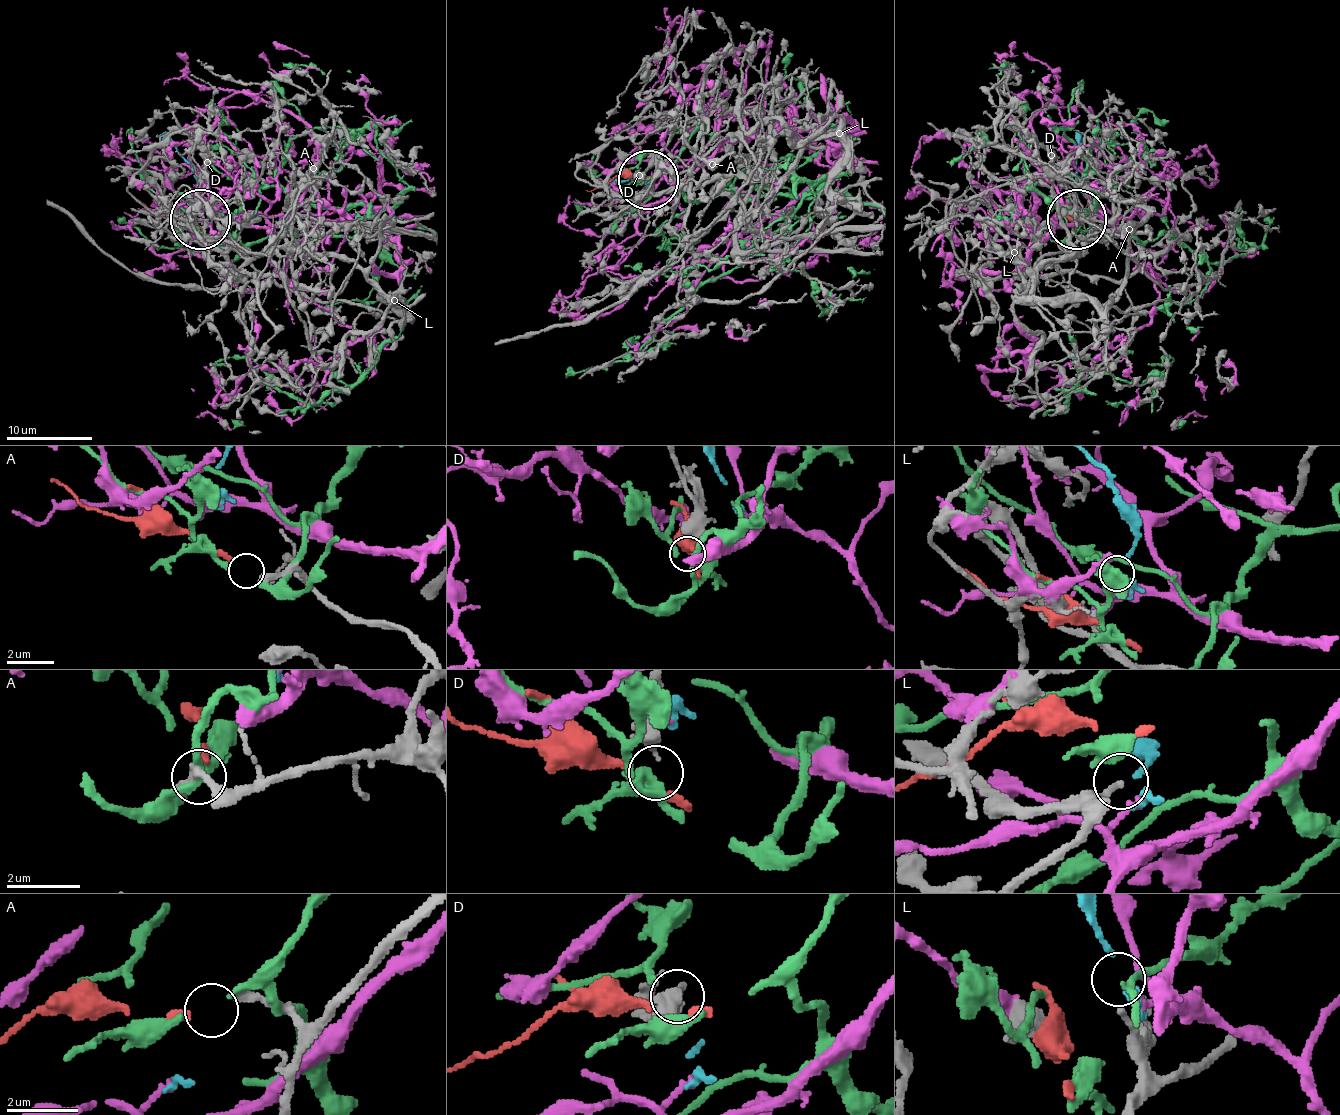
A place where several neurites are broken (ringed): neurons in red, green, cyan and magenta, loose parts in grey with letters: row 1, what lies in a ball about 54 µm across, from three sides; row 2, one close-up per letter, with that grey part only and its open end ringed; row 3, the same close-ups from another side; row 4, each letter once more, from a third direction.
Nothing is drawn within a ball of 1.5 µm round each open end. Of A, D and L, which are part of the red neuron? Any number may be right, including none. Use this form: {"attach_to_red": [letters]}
{"attach_to_red": ["A"]}

